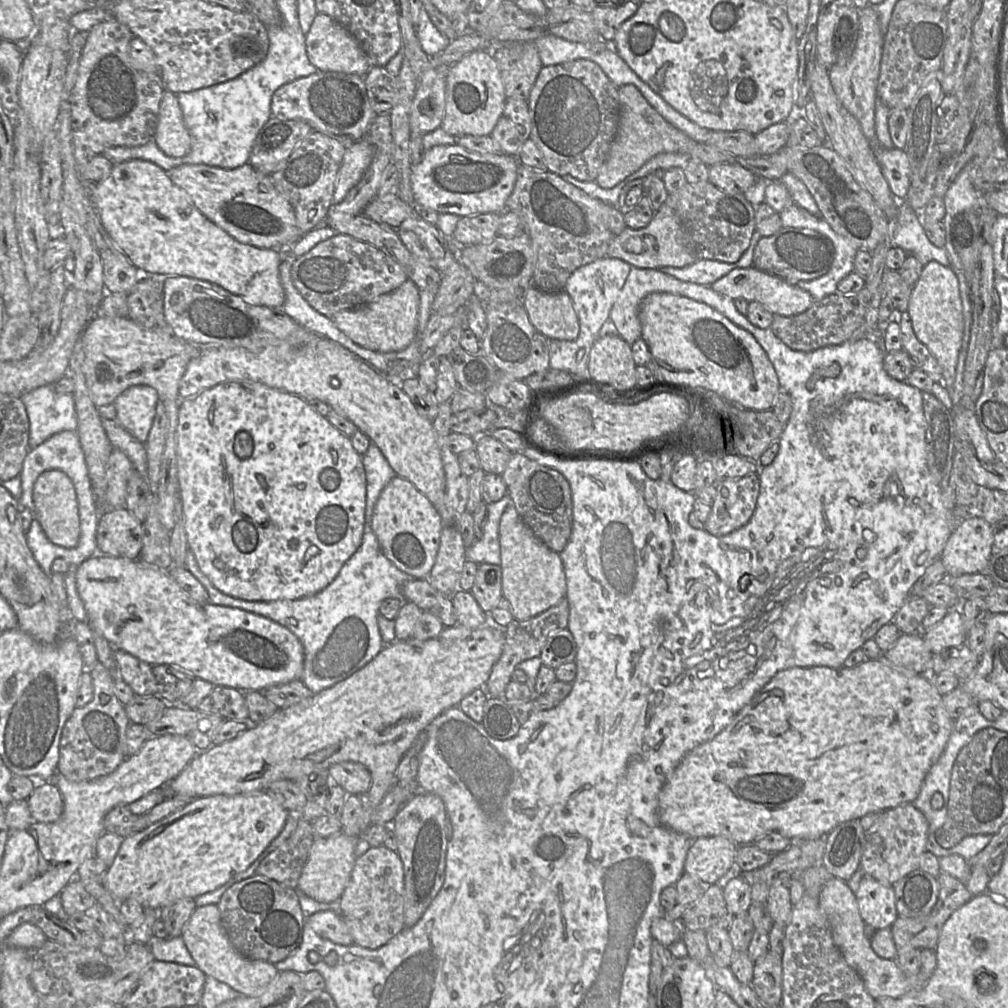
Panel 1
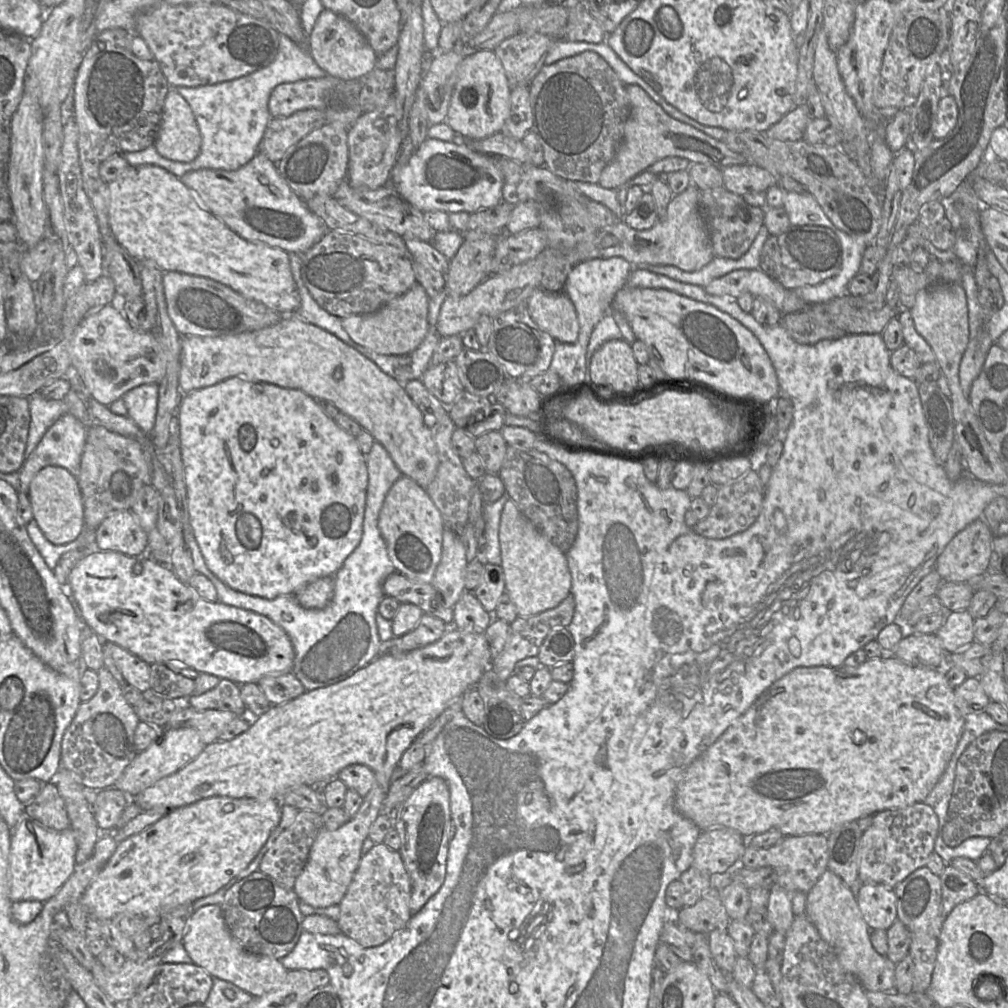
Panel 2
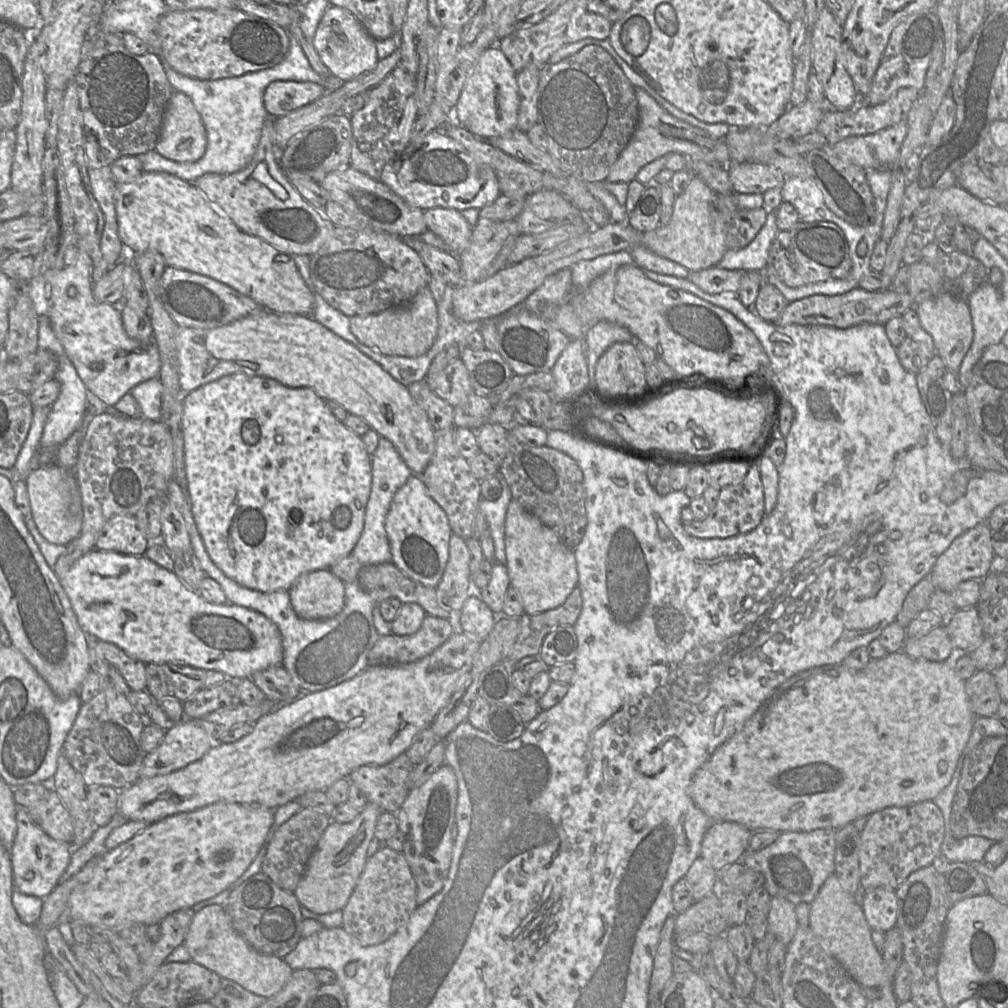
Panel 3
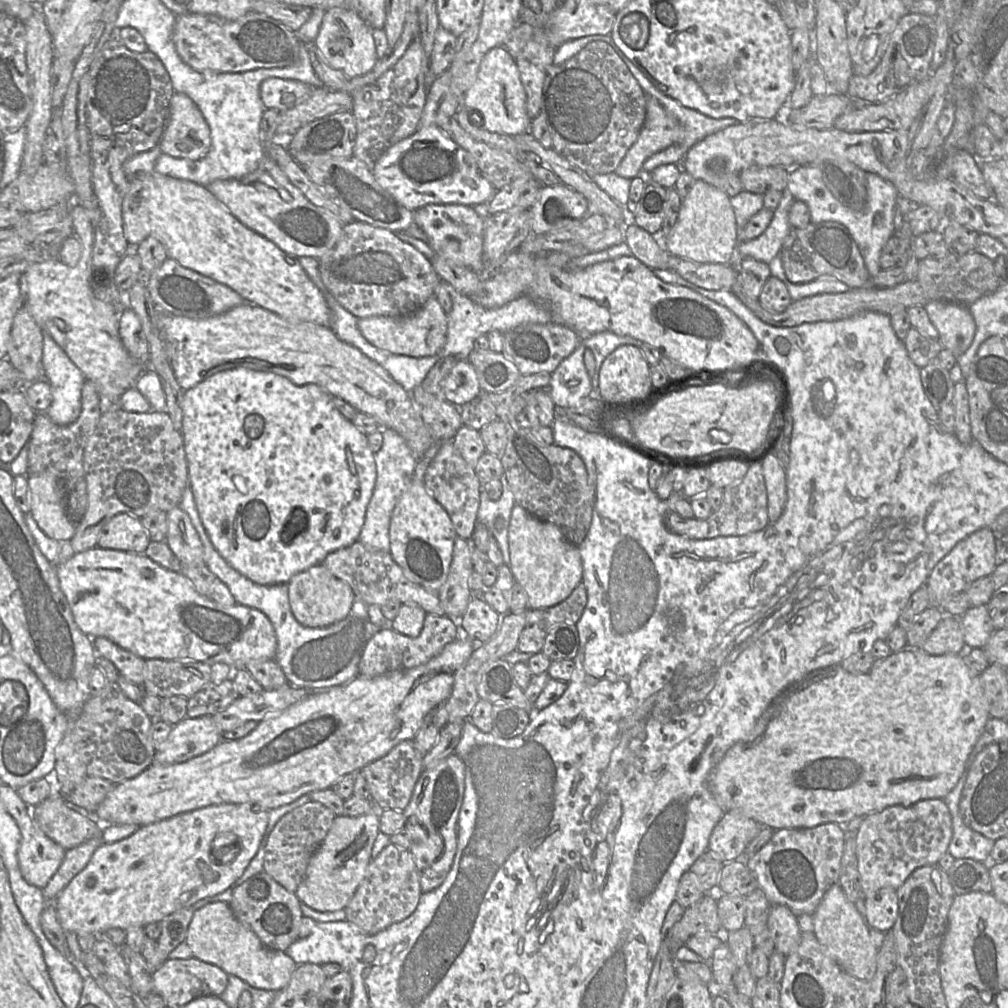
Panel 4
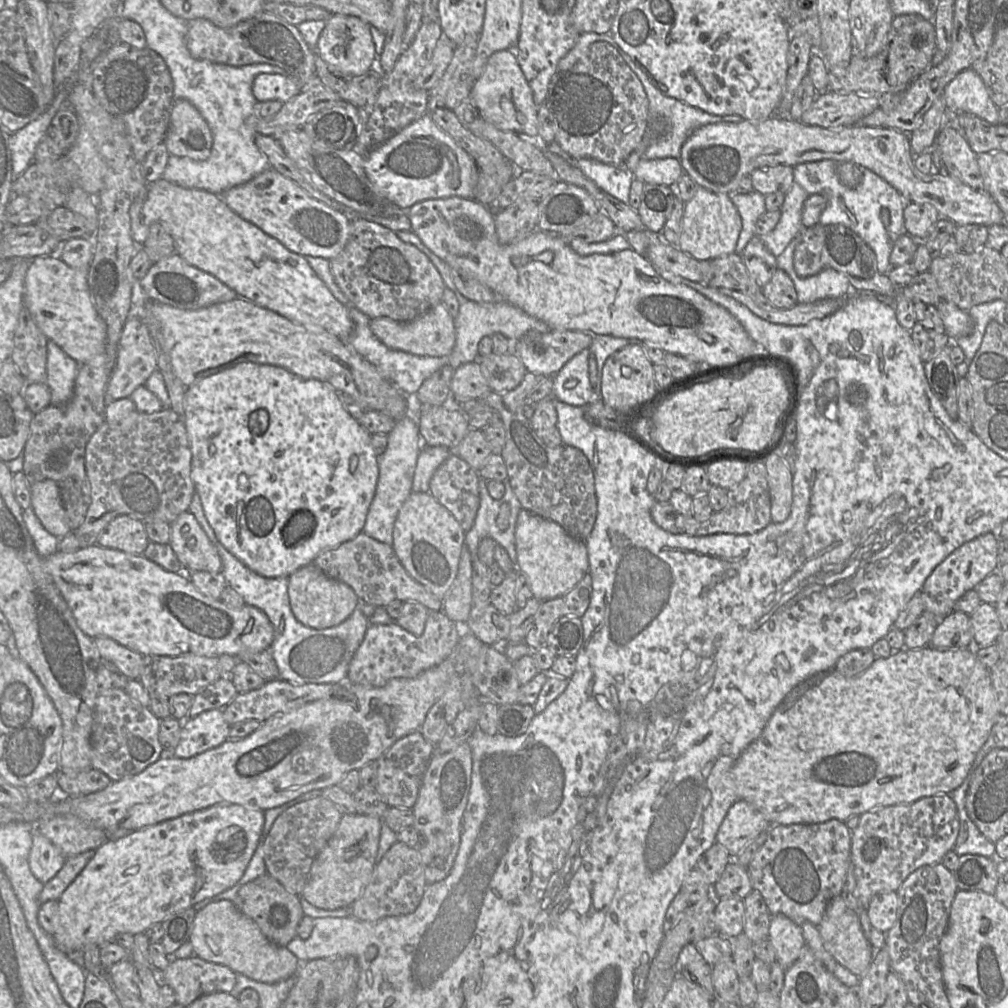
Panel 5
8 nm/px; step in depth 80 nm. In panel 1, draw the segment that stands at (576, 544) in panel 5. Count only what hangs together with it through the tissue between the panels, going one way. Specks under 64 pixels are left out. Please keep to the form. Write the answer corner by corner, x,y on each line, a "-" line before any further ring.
511,502
499,523
502,571
502,596
508,600
516,620
526,620
555,606
567,595
567,581
562,558
548,548
519,516

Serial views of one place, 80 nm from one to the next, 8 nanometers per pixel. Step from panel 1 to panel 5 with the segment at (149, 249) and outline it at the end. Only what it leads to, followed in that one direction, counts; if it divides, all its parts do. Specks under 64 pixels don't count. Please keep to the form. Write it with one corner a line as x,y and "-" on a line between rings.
161,178
147,184
145,193
137,196
130,206
129,213
131,235
138,246
141,246
148,237
150,225
159,222
172,236
176,253
189,264
218,278
233,289
238,297
249,299
258,306
270,309
292,322
322,328
341,339
346,339
351,334
353,321
349,316
348,308
333,296
311,268
306,257
287,249
276,238
240,217
221,196
205,190
185,188

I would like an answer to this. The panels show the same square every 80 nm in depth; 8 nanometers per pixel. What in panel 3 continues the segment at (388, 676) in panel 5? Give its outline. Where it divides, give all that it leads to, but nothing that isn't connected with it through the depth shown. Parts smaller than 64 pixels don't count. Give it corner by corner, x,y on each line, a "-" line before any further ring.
426,614
419,630
410,635
380,636
368,653
368,666
391,666
415,662
446,642
453,634
448,619

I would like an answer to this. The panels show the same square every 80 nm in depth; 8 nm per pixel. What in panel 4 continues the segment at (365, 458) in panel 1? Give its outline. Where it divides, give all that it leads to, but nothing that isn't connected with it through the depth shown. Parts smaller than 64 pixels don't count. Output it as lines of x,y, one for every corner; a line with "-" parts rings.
383,428
383,444
375,453
376,482
372,497
367,505
365,521
362,526
359,541
366,547
373,547
381,551
390,550
390,521
393,510
402,494
410,487
417,460
405,439
391,428

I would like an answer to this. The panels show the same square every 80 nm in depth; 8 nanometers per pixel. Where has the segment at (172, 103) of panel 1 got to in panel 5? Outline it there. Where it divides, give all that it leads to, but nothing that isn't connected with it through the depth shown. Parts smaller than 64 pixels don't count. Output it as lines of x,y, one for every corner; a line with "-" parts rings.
175,99
163,141
174,156
206,160
212,150
213,134
198,109
186,99

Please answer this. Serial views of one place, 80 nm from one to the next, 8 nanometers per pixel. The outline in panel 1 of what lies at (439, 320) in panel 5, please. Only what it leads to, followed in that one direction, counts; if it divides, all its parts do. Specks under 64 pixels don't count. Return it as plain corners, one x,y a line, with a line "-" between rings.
407,279
397,289
361,306
339,311
331,318
339,330
362,348
375,352
401,351
415,337
420,303
419,290
412,280

